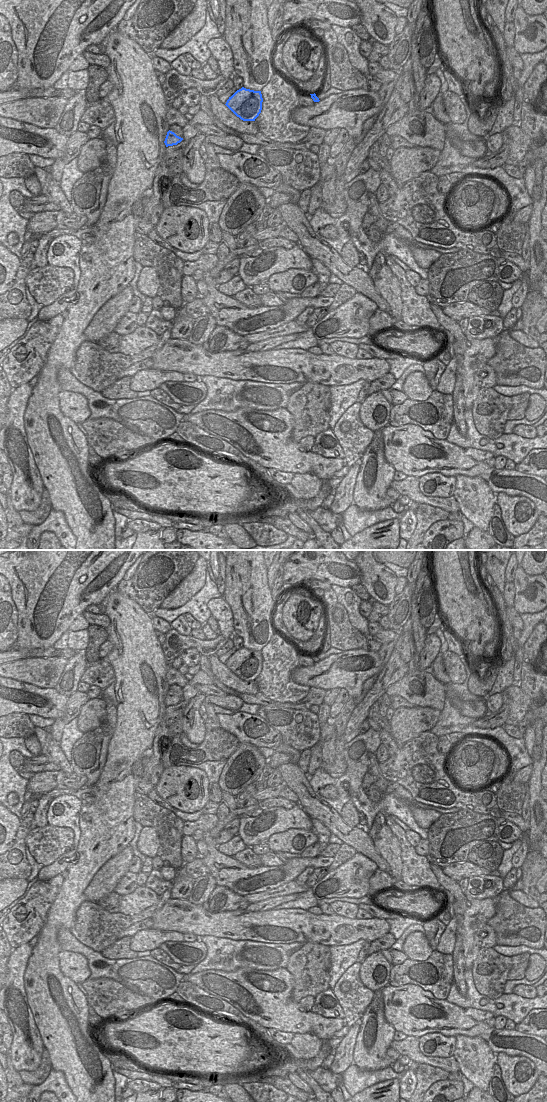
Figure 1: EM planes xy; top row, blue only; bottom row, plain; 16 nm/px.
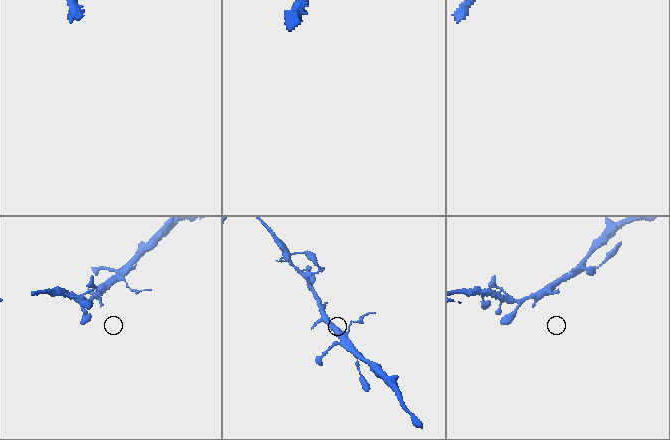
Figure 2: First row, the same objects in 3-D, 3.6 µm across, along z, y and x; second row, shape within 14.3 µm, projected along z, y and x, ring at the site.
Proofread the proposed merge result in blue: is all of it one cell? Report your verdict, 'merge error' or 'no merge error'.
merge error

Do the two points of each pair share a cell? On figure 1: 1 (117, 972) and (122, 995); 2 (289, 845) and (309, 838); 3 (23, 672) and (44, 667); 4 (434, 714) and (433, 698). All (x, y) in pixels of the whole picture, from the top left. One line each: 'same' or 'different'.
1: different
2: same
3: same
4: different

